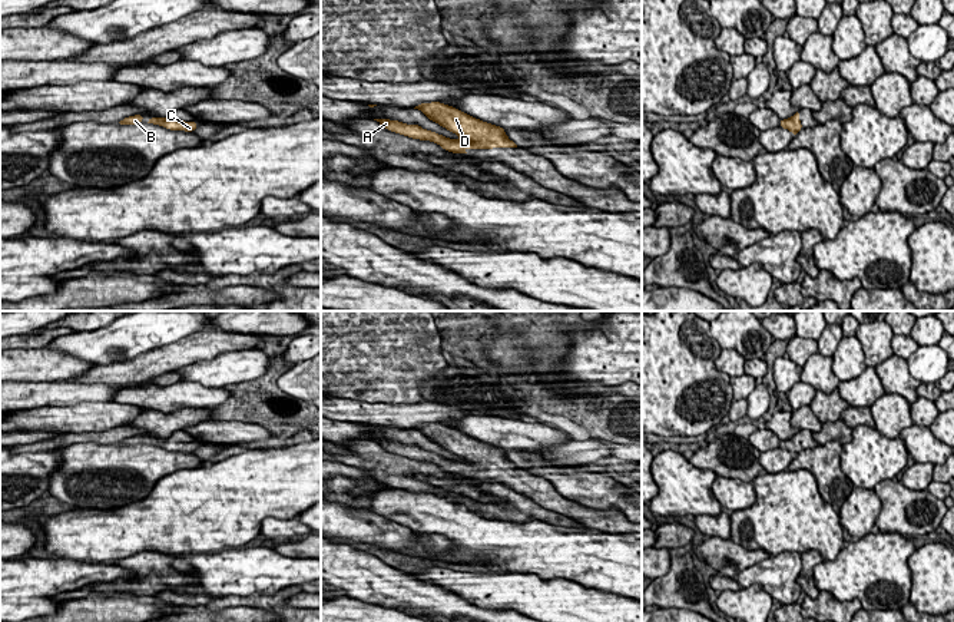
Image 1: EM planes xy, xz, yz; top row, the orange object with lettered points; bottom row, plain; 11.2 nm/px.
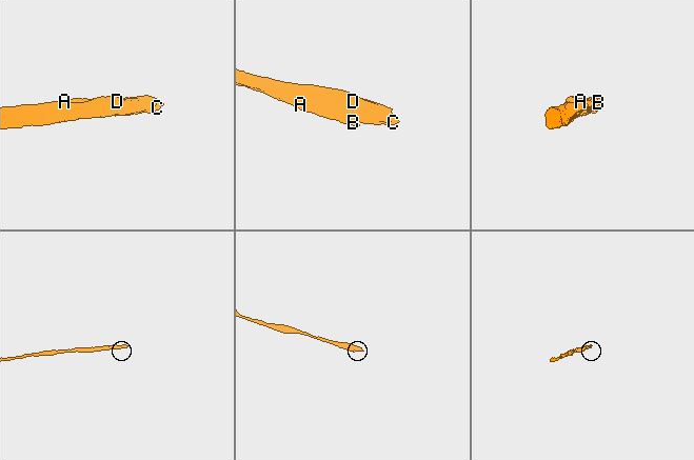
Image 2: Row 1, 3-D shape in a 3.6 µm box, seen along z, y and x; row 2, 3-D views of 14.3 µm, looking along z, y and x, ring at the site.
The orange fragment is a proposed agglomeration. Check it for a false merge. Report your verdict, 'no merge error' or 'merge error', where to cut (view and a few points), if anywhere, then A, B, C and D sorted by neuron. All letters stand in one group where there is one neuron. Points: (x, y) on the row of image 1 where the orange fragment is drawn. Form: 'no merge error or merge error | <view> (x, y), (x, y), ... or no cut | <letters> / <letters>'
no merge error | no cut | A B C D

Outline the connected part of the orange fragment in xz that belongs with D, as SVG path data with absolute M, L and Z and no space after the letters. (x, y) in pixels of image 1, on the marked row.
M420 103L414 109L421 110L430 120L438 123L447 130L458 135L467 142L458 139L448 139L431 130L425 130L418 125L407 125L398 120L374 119L382 125L387 130L420 140L430 140L440 145L443 149L453 153L467 153L464 149L493 149L493 148L517 148L504 132L504 128L483 122L467 113L440 103Z

